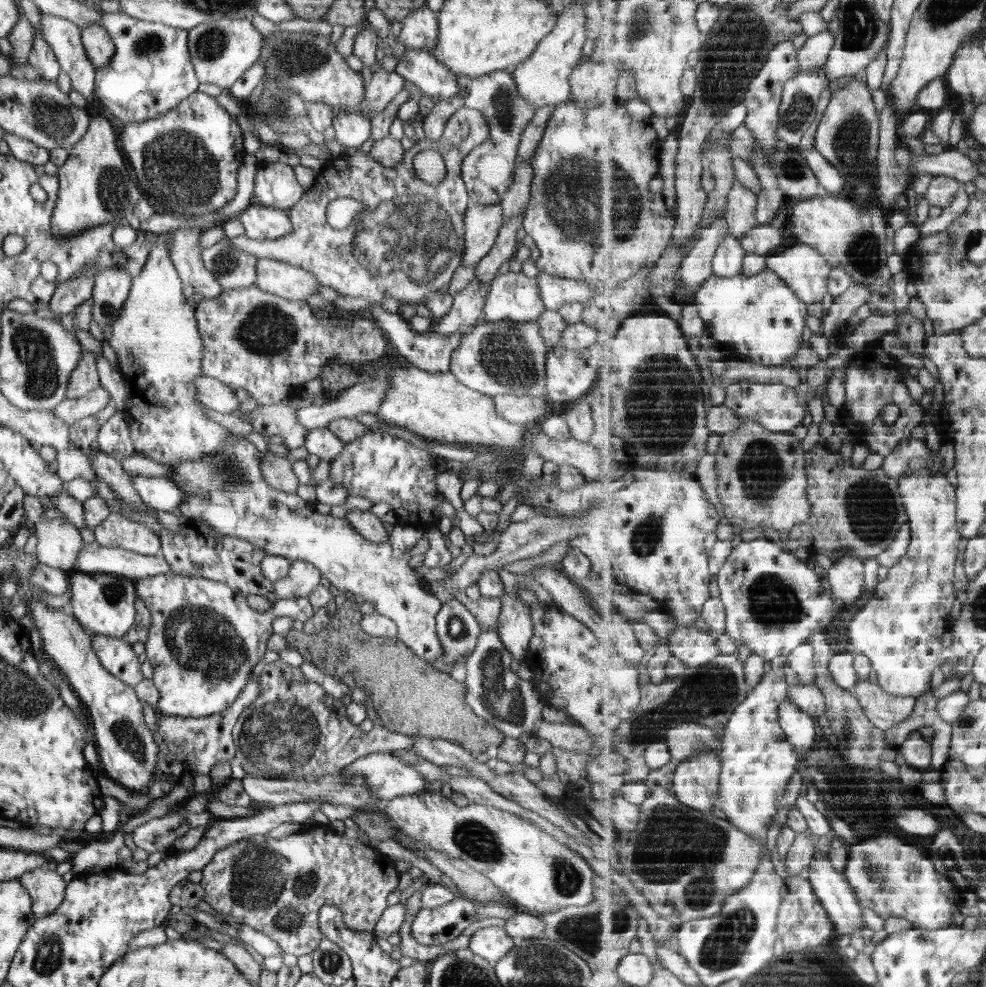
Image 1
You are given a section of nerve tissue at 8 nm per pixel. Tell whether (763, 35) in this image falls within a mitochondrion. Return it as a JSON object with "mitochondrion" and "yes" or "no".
{"mitochondrion":"yes"}

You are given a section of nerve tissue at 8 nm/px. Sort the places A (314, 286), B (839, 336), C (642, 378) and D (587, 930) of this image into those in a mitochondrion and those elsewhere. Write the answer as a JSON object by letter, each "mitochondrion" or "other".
{"A":"other","B":"other","C":"mitochondrion","D":"mitochondrion"}

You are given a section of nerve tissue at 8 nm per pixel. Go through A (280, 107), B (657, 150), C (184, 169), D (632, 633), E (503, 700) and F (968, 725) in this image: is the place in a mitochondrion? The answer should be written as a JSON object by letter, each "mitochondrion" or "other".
{"A":"mitochondrion","B":"other","C":"mitochondrion","D":"other","E":"mitochondrion","F":"mitochondrion"}

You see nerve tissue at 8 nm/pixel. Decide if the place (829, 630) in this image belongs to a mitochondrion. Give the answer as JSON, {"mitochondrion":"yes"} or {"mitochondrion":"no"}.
{"mitochondrion":"no"}

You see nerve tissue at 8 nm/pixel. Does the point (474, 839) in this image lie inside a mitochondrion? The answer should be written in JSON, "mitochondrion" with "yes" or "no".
{"mitochondrion":"yes"}

